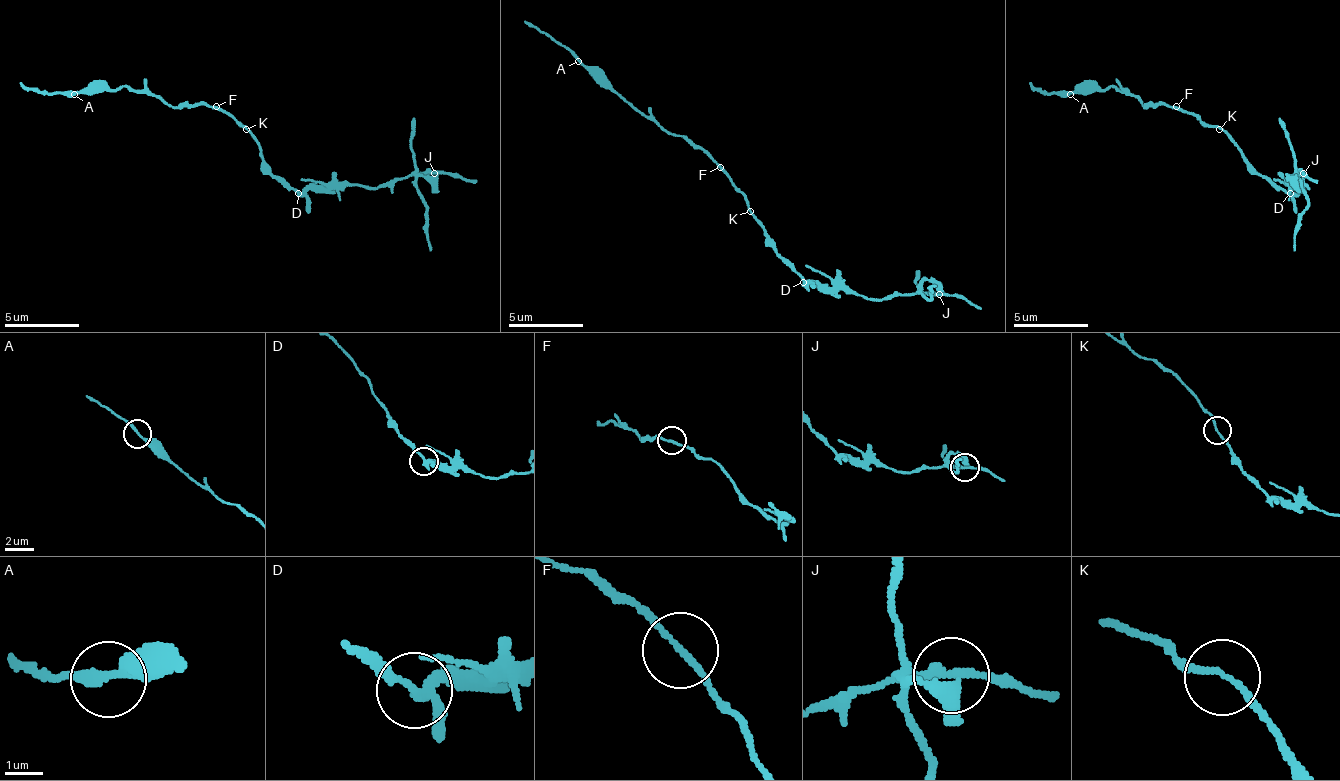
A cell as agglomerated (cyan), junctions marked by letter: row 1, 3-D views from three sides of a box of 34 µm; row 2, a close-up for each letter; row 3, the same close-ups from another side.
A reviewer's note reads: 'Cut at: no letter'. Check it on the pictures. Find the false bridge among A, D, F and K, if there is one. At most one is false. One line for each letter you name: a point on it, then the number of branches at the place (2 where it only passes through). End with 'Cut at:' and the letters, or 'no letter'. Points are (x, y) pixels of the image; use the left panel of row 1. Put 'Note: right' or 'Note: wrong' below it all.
D: place (298, 193); branches 3
Cut at: D
Note: wrong

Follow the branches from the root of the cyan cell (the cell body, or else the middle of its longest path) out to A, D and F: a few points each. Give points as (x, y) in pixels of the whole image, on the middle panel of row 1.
A: (747, 211), (744, 193), (699, 148), (687, 144), (680, 136), (665, 133), (650, 118), (638, 114), (578, 61)
D: (747, 211), (762, 226), (781, 260), (804, 283)
F: (747, 211), (744, 193), (721, 166)

